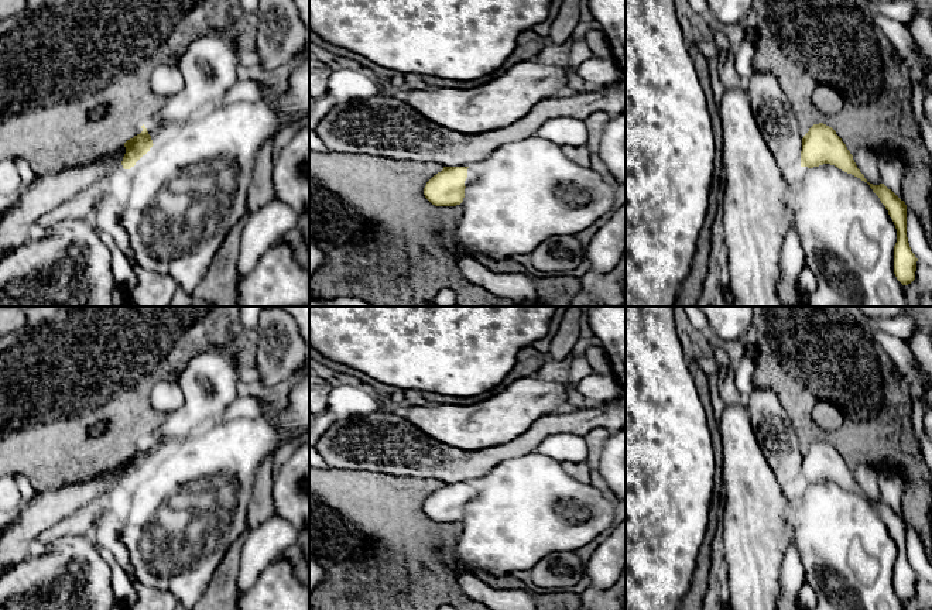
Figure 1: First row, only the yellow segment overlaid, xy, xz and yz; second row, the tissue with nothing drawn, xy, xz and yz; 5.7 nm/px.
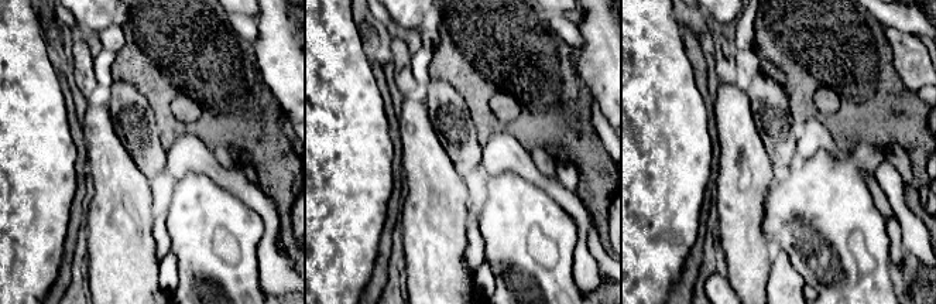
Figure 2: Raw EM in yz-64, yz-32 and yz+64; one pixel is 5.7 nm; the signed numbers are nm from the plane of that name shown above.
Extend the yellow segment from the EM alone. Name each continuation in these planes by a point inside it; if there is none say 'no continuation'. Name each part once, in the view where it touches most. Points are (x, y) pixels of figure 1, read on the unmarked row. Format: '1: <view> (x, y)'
1: xy (209, 380)

